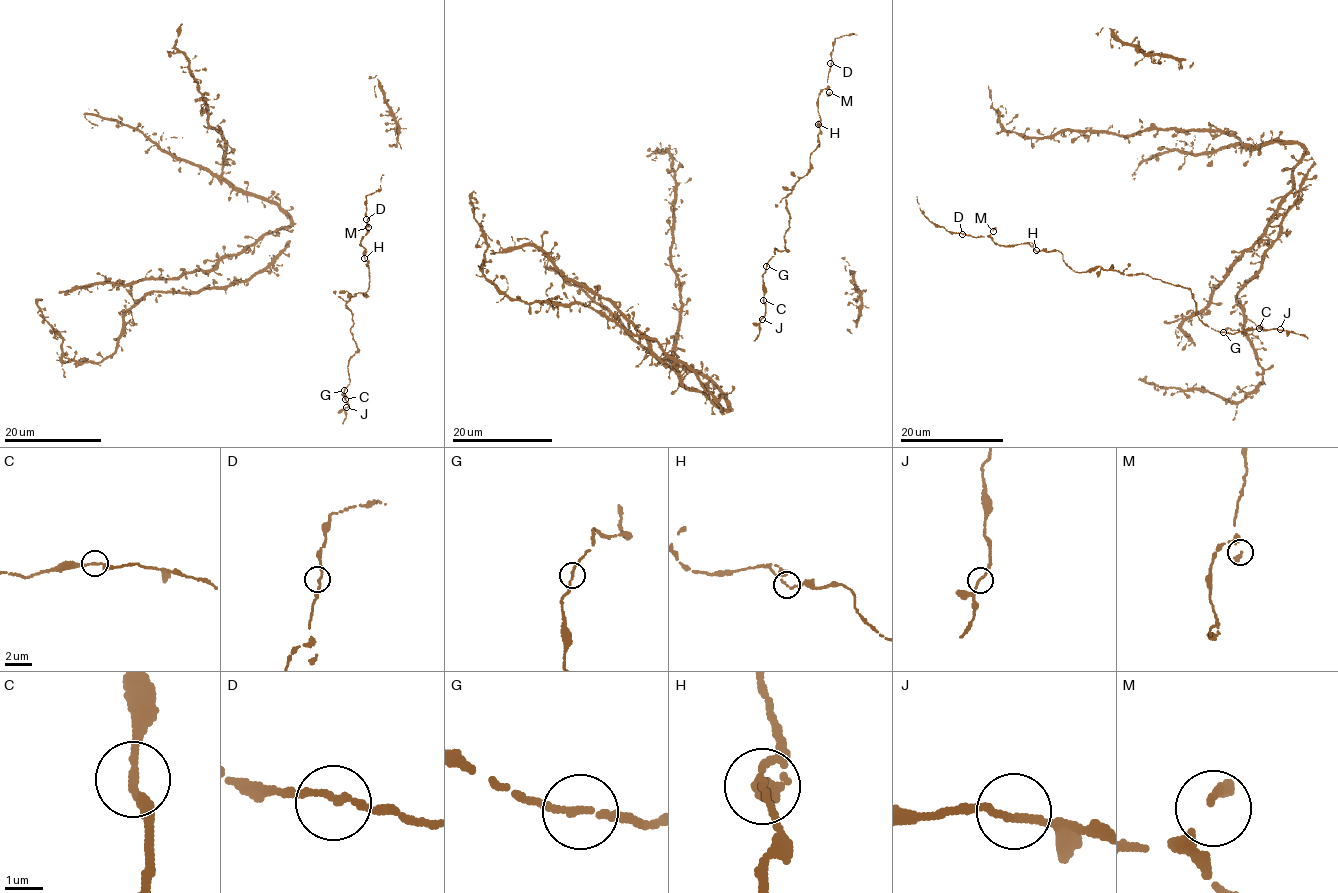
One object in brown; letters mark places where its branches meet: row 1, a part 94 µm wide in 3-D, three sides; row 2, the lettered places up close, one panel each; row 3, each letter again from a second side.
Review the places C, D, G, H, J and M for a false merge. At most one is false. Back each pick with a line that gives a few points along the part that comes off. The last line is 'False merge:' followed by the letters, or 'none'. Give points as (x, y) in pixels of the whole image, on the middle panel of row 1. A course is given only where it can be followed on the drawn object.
False merge: none

